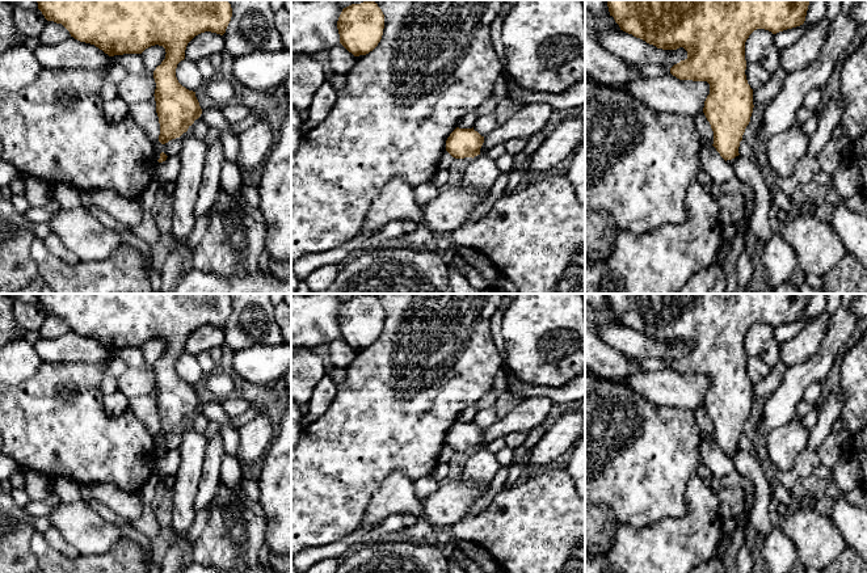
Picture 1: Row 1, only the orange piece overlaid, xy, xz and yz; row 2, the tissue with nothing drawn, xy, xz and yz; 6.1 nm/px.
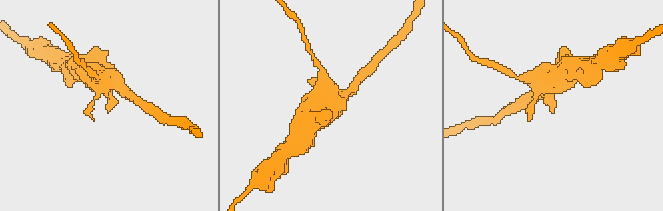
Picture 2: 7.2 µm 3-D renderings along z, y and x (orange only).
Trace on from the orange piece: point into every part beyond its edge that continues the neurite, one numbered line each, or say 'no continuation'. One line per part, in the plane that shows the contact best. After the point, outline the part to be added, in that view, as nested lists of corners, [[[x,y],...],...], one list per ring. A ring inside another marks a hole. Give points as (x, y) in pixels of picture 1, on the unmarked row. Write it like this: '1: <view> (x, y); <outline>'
no continuation

